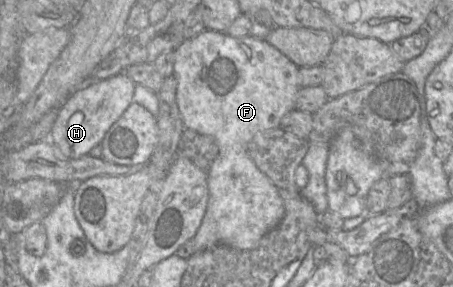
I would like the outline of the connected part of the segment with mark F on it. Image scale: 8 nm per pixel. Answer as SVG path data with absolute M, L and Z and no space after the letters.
M204 30L185 40L174 53L176 100L184 126L212 137L219 147L219 154L207 172L209 200L202 224L193 238L195 252L218 244L252 250L265 234L280 224L285 215L285 206L279 189L250 158L247 147L257 133L279 128L282 118L295 109L301 89L300 68L263 38L251 35L236 38L214 30Z

